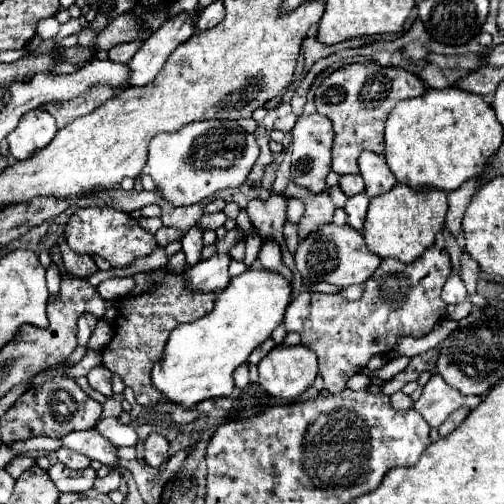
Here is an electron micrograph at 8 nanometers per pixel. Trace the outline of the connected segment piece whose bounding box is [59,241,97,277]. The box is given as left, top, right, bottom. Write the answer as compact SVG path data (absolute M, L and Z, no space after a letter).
M65 241L60 243L59 248L62 251L63 261L68 272L80 277L89 277L97 273L96 265L90 256L75 253Z

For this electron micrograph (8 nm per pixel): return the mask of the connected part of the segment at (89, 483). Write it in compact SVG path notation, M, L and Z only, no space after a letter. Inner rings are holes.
M60 462L54 464L48 470L48 474L60 492L86 492L94 486L94 478L96 478L94 468L70 470L70 468L62 466Z

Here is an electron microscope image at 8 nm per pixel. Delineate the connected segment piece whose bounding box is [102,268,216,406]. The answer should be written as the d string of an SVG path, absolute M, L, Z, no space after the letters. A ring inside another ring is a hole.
M168 268L136 274L132 294L114 302L114 336L102 350L102 366L106 366L112 374L118 374L124 384L134 390L138 404L150 406L166 402L166 398L162 398L154 386L150 386L150 370L160 360L160 354L164 354L170 332L184 322L194 322L206 316L214 308L214 300L214 294L190 294L186 286L182 286L182 274Z

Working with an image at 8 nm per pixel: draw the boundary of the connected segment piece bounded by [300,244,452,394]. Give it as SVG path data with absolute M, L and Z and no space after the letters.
M432 244L416 262L404 264L396 258L386 258L382 260L380 268L374 272L374 276L366 282L366 292L360 300L352 302L346 300L340 294L320 294L312 292L312 308L310 316L304 322L304 328L300 332L302 344L318 354L320 362L320 376L324 378L324 384L330 394L340 394L346 388L346 382L350 376L358 374L362 368L366 368L368 360L376 354L388 354L400 338L404 336L414 336L422 338L426 336L436 322L440 322L446 314L446 302L440 298L440 290L448 276L452 274L450 270L450 256L444 248L438 248Z

